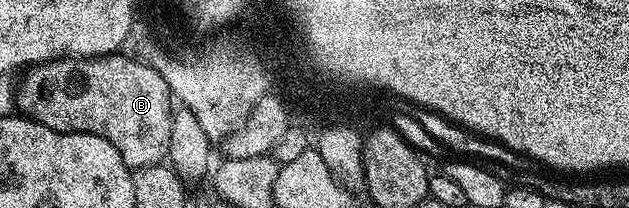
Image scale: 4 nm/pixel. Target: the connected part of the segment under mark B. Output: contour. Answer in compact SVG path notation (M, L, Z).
M111 54L109 57L56 57L52 61L47 61L44 65L36 65L25 70L22 82L16 85L16 109L21 116L30 117L33 121L38 121L44 127L52 127L52 131L61 133L91 133L100 135L100 139L108 139L118 151L126 166L132 171L140 167L163 164L168 156L169 143L171 141L172 120L174 112L173 94L165 82L164 77L154 69L151 64L144 65L140 61L124 57L124 54Z

